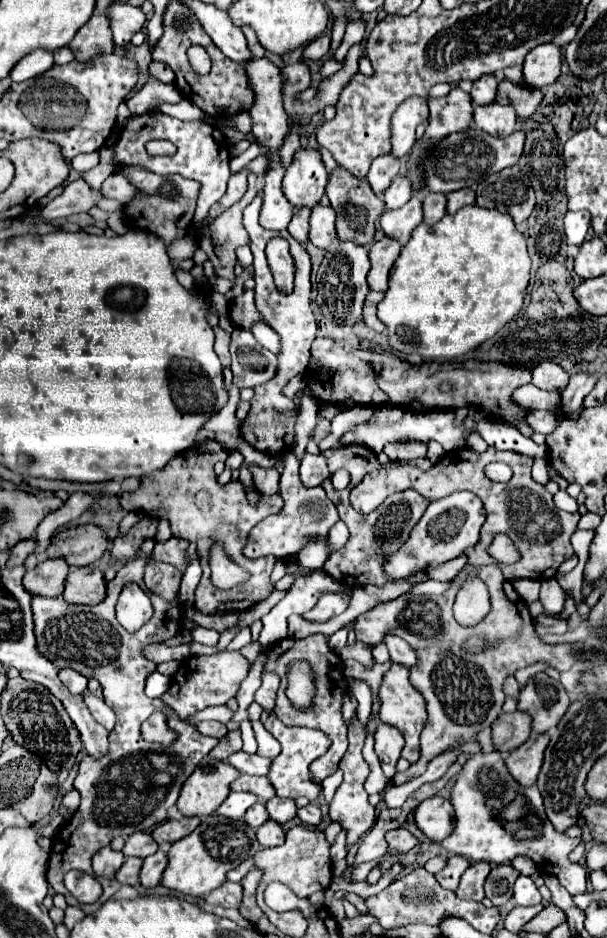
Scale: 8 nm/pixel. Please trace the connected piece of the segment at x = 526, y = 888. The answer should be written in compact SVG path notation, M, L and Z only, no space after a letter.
M518 876L516 884L514 884L514 900L518 906L534 906L542 900L542 896L530 876Z

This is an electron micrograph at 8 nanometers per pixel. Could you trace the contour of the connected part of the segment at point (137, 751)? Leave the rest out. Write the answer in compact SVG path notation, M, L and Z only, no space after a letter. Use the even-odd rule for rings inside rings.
M136 558L126 562L114 580L108 584L106 600L98 606L66 604L62 598L32 598L34 610L34 634L38 638L38 650L56 664L56 668L72 668L86 678L96 678L104 690L104 702L116 714L116 726L110 732L108 754L94 760L84 756L80 760L74 788L82 796L82 804L76 814L64 824L54 838L54 858L48 862L48 882L58 894L66 894L62 884L68 870L92 870L92 856L110 844L116 836L130 836L138 830L150 832L166 820L168 808L176 804L184 780L194 772L198 762L218 744L216 738L202 736L194 726L182 724L162 700L152 700L144 694L144 680L156 670L156 664L144 656L144 646L164 642L178 632L180 624L180 600L164 602L158 596L152 598L154 616L138 632L128 634L114 616L114 606L120 590L126 582L136 582L144 588L142 574L148 558ZM154 712L164 712L167 724L178 732L178 740L170 748L162 748L152 742L144 742L140 736L140 724Z

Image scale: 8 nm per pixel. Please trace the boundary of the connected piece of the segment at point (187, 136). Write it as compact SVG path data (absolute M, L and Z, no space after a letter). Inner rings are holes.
M154 110L144 116L132 116L128 122L122 126L120 136L114 144L114 164L116 166L142 166L154 174L180 174L184 178L198 180L202 184L200 196L198 196L198 208L196 208L196 220L206 218L208 210L212 204L216 204L224 192L226 192L226 182L230 178L230 144L216 126L208 124L206 120L192 120L192 122L182 122L174 116L168 116L160 110ZM164 138L170 140L178 152L171 157L152 157L144 144L148 140Z

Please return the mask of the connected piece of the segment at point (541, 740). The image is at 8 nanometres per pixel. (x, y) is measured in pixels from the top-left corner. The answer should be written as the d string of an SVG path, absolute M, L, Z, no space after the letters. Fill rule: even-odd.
M548 734L532 736L520 748L516 748L508 754L506 766L516 782L520 782L522 786L532 786L536 782L548 742L550 742Z

